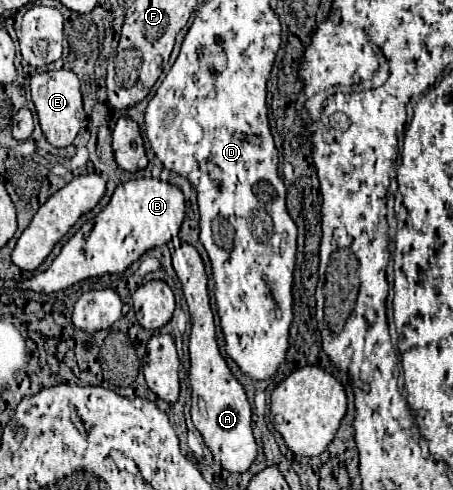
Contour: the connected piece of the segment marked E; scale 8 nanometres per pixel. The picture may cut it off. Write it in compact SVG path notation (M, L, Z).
M47 70L41 74L35 74L31 78L31 98L39 116L41 130L49 144L55 148L65 148L69 146L77 132L81 130L81 124L85 120L83 112L83 100L81 100L81 90L79 90L79 78L71 70Z

